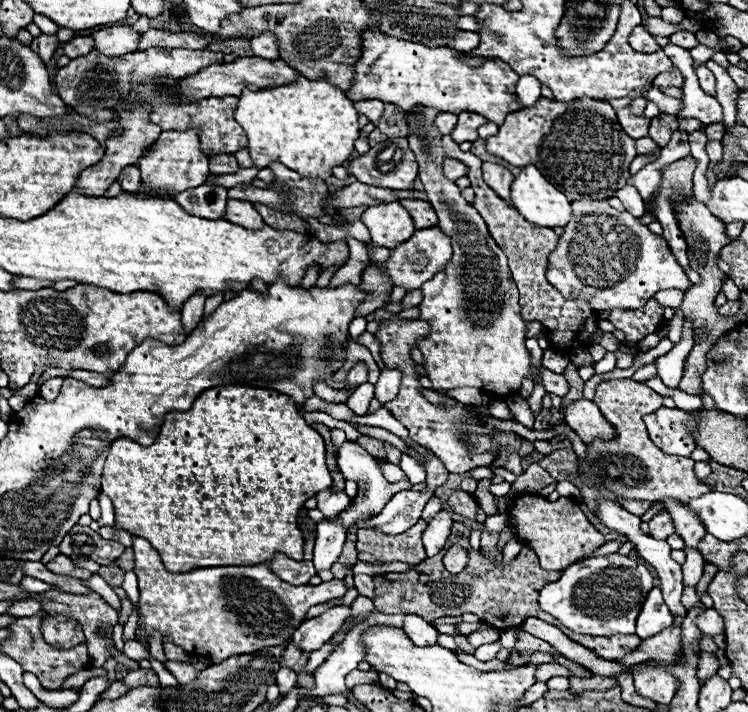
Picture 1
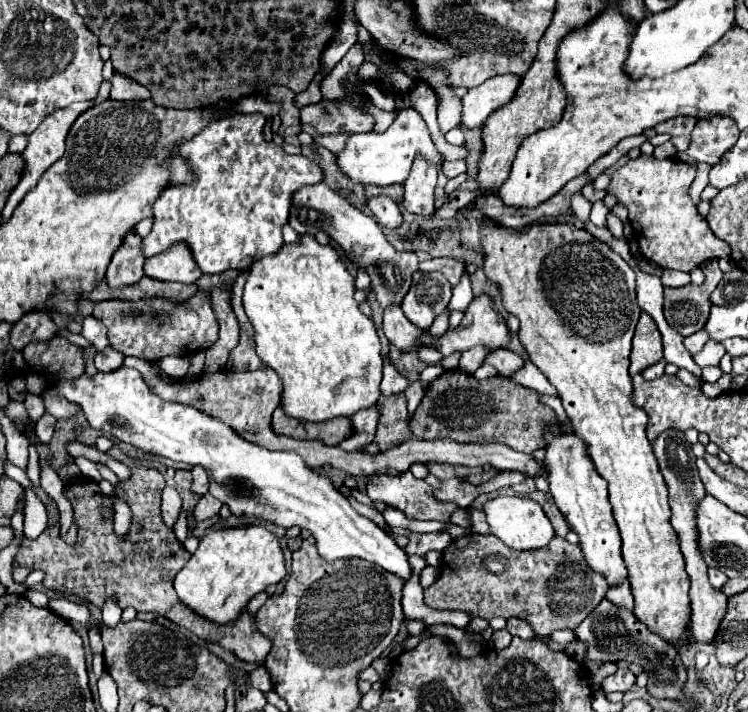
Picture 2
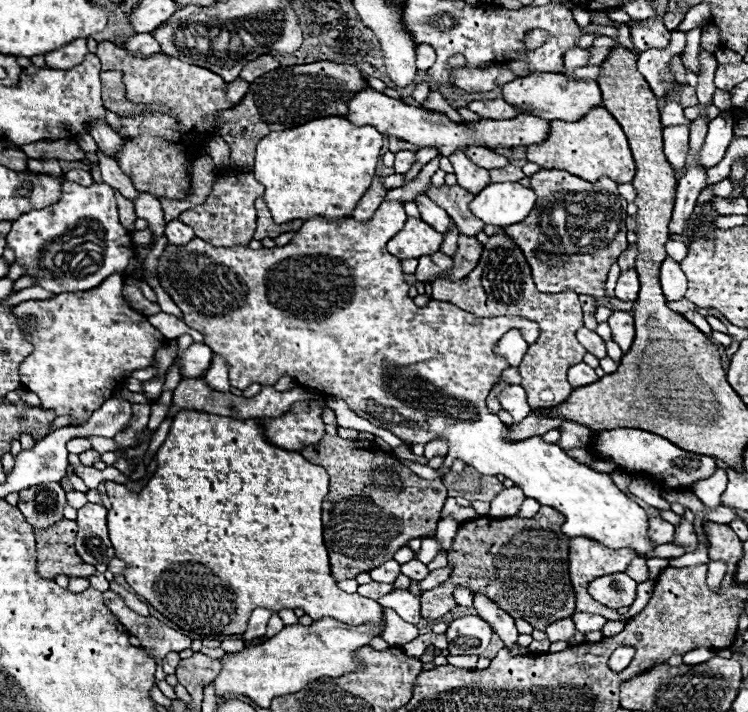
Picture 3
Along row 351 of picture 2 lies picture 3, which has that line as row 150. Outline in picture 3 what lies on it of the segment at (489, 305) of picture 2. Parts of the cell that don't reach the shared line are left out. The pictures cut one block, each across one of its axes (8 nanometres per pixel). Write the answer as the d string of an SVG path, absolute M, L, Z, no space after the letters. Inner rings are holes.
M364 88L358 94L354 94L348 102L348 120L356 126L374 126L380 134L388 138L398 138L404 142L410 142L414 146L426 148L438 148L440 156L450 156L456 150L464 152L470 146L484 146L490 150L496 148L514 148L514 146L528 146L528 144L538 144L546 140L548 134L548 124L538 116L528 116L520 114L512 120L474 120L474 122L462 122L456 124L452 122L446 114L442 112L432 112L426 108L416 108L410 104L404 104L402 100L390 98L374 88ZM510 142L520 142L520 144L510 144Z

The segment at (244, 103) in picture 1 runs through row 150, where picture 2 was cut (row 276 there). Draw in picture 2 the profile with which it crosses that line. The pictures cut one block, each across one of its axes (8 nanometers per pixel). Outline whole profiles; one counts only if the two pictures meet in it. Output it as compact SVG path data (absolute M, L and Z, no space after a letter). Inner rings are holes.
M302 236L300 244L284 244L278 254L264 256L262 260L256 260L256 264L250 266L250 276L244 286L244 310L246 316L250 318L254 326L254 344L256 344L256 354L264 362L264 366L272 368L278 378L282 380L282 410L290 418L298 418L304 422L324 422L336 416L346 416L350 418L362 408L370 408L378 402L380 398L380 382L382 382L382 354L380 354L380 340L376 334L376 328L368 316L364 316L358 310L358 302L354 300L354 276L346 270L344 260L338 256L336 248L332 246L320 246L312 236Z

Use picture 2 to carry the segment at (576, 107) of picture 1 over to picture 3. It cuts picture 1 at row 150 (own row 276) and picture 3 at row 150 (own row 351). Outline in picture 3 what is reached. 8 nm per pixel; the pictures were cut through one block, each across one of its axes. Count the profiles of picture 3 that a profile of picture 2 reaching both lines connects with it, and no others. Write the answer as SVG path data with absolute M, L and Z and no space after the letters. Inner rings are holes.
M602 106L592 108L586 116L582 116L576 122L552 120L548 138L542 144L528 146L526 156L528 162L538 164L540 168L560 168L588 182L596 182L602 176L608 176L616 184L626 184L632 182L636 172L632 152L622 126Z

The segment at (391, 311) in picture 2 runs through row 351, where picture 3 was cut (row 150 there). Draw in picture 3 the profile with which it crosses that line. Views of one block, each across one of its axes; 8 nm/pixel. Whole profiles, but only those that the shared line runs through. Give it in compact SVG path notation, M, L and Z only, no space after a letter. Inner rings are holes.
M410 150L396 152L396 164L394 164L396 174L406 174L414 162L416 162L416 152L410 152Z

